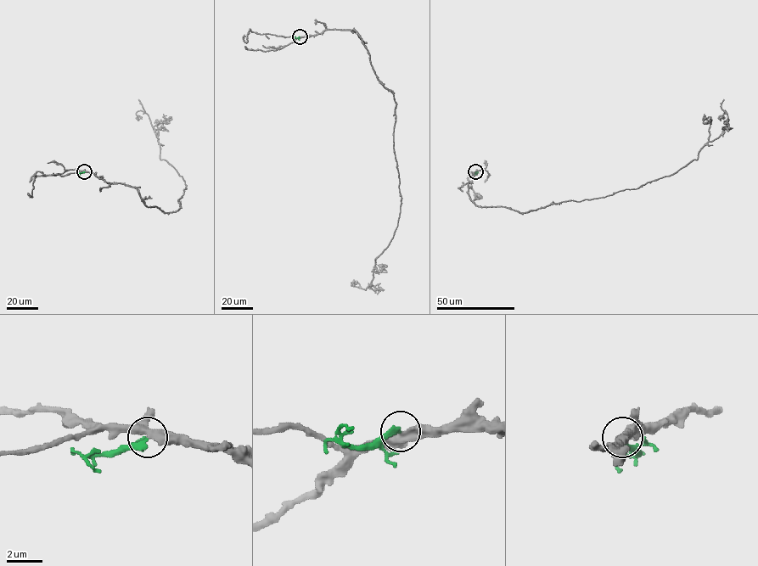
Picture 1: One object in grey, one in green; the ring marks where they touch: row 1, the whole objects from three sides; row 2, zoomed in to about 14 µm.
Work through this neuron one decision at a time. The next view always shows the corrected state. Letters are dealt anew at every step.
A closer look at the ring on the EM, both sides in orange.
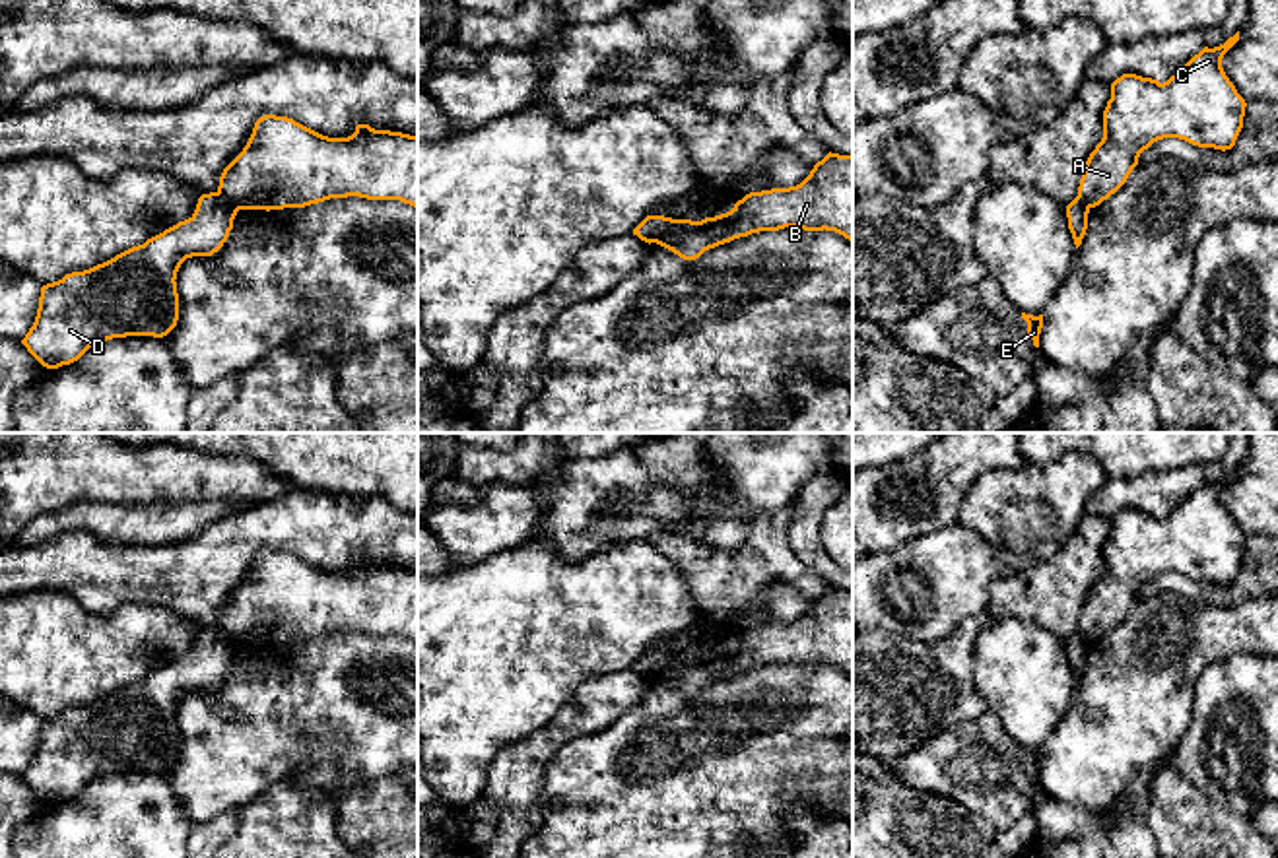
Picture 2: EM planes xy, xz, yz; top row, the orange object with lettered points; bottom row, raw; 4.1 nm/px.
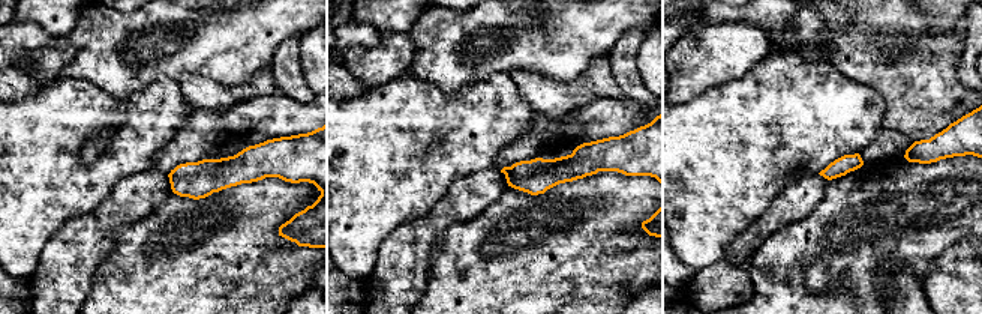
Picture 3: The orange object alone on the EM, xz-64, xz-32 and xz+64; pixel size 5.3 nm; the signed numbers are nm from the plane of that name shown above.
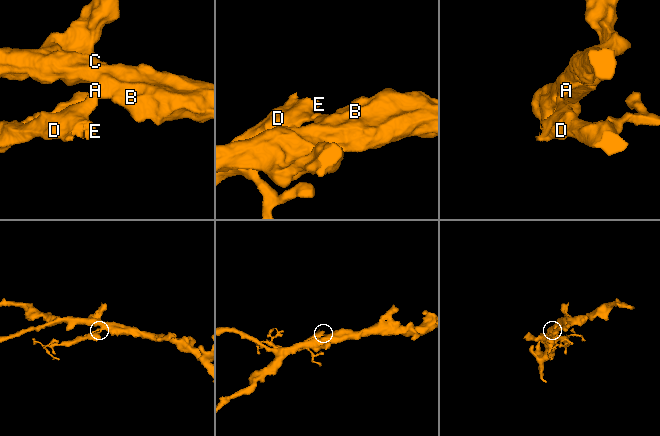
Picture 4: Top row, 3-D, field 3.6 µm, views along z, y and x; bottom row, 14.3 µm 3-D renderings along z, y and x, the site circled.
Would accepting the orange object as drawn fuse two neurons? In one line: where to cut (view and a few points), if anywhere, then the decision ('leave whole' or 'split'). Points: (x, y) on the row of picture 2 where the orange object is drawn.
cut in xy along (216, 193), (239, 208); split

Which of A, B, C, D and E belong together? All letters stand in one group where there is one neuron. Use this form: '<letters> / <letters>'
A B C / D E

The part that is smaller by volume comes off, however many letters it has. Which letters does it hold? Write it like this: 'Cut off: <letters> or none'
Cut off: D, E

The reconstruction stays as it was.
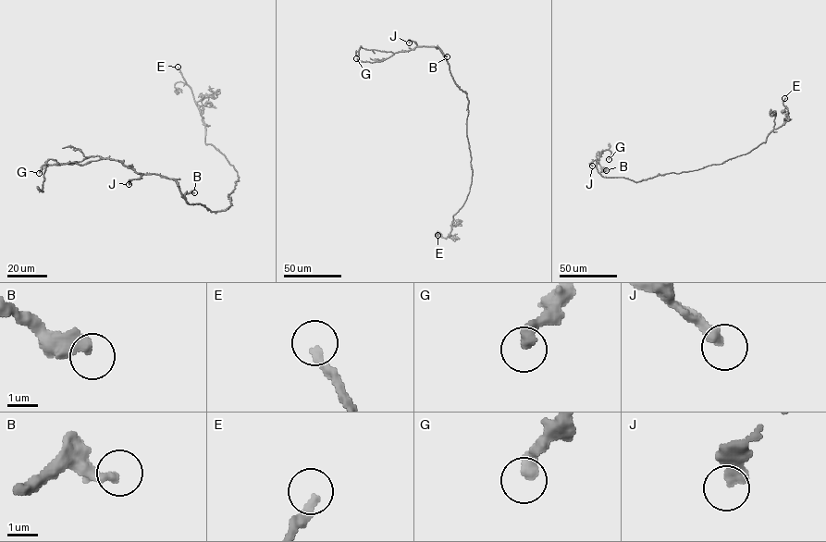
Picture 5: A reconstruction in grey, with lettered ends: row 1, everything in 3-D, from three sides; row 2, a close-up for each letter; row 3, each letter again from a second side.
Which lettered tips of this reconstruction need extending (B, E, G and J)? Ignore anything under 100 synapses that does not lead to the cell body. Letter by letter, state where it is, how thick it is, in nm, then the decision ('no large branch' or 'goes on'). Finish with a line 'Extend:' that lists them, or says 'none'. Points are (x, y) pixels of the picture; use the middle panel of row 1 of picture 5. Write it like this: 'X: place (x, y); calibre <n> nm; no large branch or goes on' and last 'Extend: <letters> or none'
B: place (447, 56); calibre 400 nm; no large branch
E: place (437, 235); calibre 280 nm; goes on
G: place (356, 58); calibre 400 nm; no large branch
J: place (409, 43); calibre 440 nm; no large branch
Extend: E

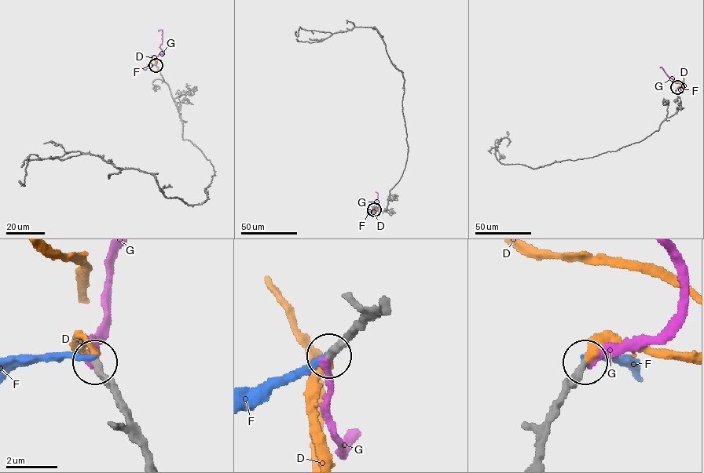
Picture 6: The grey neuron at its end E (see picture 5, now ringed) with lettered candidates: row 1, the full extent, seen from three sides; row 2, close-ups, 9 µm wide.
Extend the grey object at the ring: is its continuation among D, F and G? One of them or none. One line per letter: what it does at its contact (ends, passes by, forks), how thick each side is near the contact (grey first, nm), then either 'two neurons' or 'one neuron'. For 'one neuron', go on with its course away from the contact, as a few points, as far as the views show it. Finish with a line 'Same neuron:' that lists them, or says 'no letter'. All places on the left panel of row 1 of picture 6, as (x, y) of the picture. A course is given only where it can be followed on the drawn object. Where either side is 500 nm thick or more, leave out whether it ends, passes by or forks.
D: it ends; calibres 300 and 280 nm; one neuron; course (156, 65), (155, 58), (151, 56)
F: it ends; calibres 280 and 220 nm; two neurons
G: it ends; calibres 320 and 280 nm; two neurons
Same neuron: D

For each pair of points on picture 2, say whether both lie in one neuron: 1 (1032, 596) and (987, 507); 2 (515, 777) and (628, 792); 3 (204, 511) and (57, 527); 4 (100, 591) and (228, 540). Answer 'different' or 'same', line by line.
1: different
2: different
3: same
4: same

